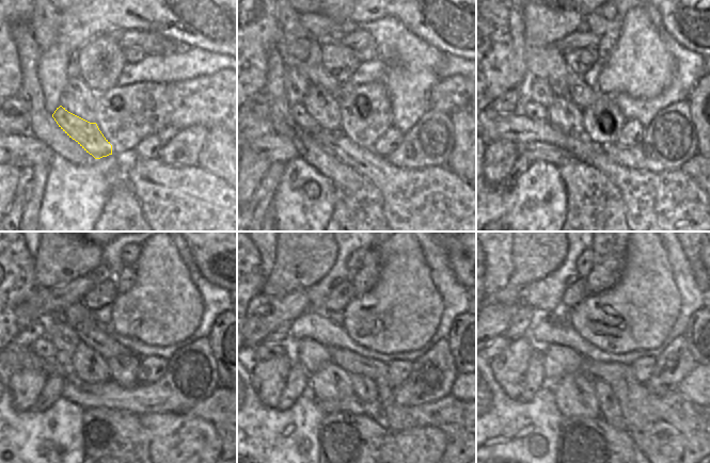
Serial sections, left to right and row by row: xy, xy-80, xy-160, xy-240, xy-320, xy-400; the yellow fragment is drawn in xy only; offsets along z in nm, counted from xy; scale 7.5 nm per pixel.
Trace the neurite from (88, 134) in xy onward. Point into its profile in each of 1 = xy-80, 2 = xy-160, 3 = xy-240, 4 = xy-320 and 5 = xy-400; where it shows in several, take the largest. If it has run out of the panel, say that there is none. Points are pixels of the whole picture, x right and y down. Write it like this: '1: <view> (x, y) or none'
1: xy-80 (299, 113)
2: xy-160 (533, 111)
3: xy-240 (43, 348)
4: xy-320 (265, 350)
5: xy-400 (500, 344)

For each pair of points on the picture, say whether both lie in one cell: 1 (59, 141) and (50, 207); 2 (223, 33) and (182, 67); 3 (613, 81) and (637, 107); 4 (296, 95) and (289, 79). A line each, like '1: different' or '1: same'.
1: different
2: different
3: different
4: same

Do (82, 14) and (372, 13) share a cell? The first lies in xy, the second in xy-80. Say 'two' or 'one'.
one

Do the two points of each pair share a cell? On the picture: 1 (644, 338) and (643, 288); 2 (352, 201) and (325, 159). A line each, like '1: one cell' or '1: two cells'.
1: one cell
2: one cell

